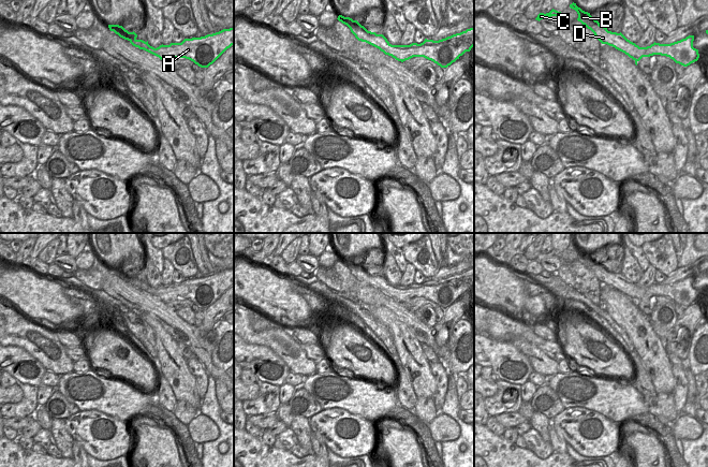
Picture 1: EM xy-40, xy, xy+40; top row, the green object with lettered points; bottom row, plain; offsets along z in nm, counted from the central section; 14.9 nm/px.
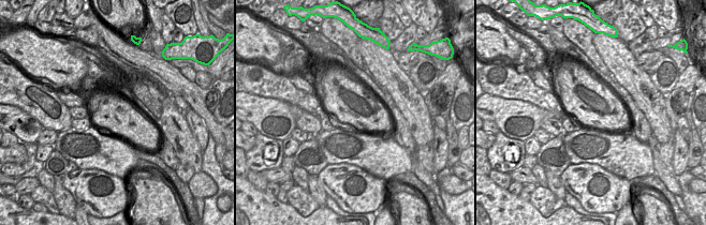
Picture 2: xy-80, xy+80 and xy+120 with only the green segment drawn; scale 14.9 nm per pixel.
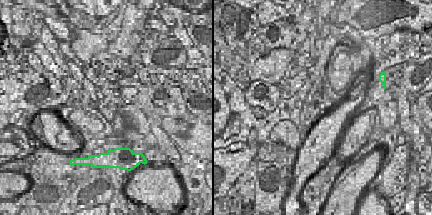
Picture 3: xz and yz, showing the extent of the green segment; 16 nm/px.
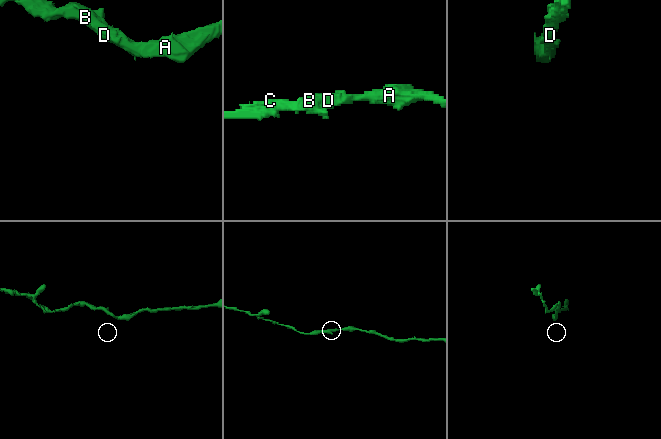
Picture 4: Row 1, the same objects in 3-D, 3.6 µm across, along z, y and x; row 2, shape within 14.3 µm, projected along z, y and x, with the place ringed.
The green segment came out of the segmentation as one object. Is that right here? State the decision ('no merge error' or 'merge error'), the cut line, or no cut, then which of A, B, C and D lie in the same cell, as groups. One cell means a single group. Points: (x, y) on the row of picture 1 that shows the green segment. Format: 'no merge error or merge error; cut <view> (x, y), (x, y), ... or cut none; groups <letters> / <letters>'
no merge error; cut none; groups A B C D

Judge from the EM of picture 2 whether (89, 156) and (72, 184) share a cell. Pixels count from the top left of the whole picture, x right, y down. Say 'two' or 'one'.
two

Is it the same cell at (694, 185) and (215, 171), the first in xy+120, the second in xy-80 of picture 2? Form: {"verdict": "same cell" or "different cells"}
{"verdict": "different cells"}

